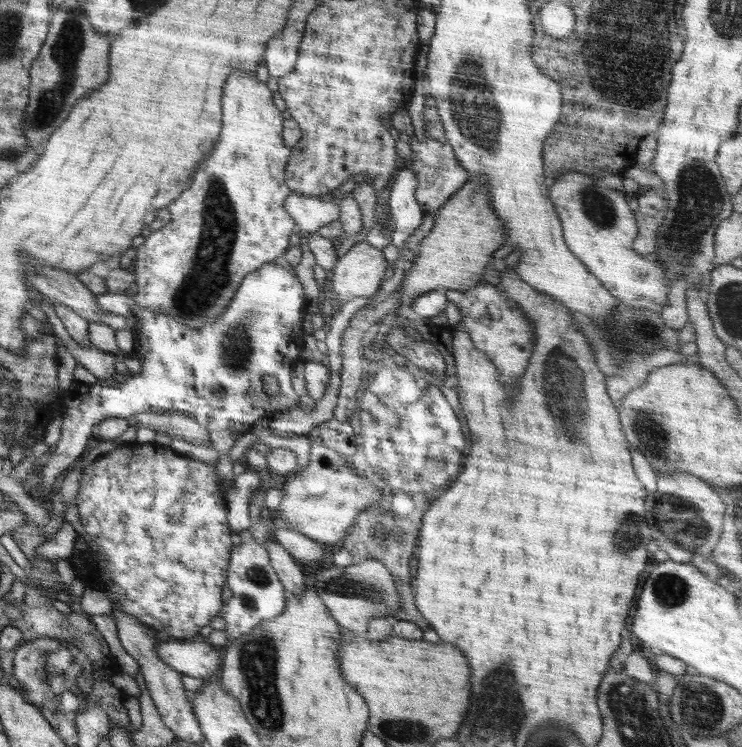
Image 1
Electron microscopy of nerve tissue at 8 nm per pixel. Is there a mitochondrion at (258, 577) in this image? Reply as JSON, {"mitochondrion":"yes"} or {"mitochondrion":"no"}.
{"mitochondrion":"yes"}

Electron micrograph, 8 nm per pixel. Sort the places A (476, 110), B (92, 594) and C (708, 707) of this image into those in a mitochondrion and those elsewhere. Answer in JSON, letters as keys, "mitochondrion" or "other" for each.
{"A":"mitochondrion","B":"other","C":"mitochondrion"}

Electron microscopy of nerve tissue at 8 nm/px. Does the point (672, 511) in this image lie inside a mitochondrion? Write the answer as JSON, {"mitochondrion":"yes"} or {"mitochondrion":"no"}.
{"mitochondrion":"yes"}

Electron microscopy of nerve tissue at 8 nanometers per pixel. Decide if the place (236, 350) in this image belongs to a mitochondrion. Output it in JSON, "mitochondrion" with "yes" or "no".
{"mitochondrion":"yes"}

